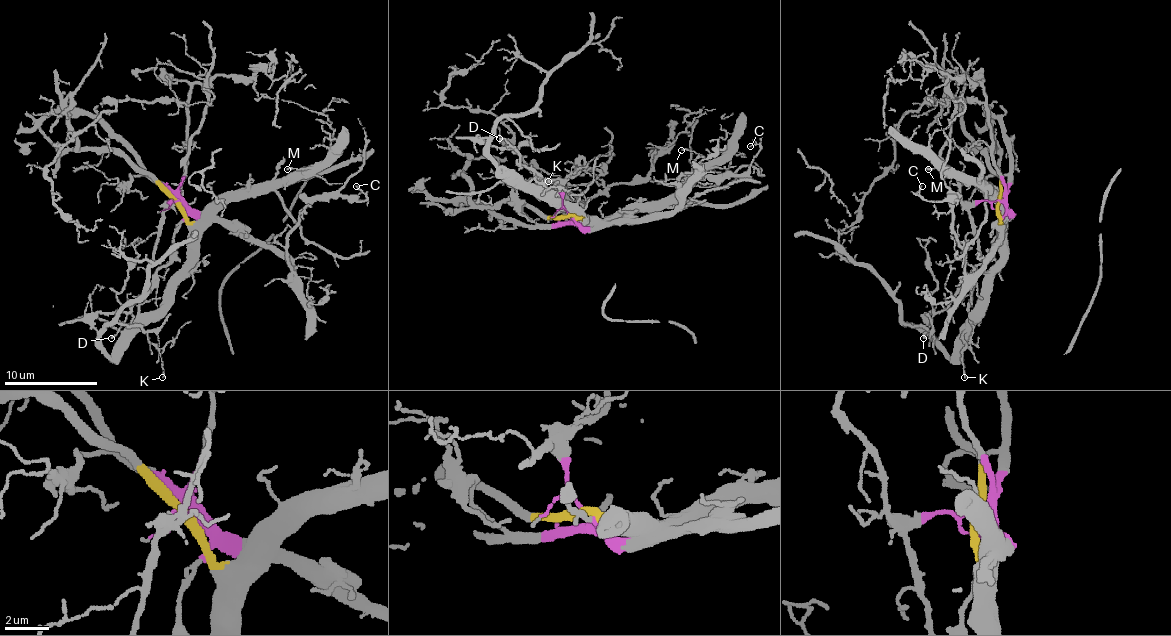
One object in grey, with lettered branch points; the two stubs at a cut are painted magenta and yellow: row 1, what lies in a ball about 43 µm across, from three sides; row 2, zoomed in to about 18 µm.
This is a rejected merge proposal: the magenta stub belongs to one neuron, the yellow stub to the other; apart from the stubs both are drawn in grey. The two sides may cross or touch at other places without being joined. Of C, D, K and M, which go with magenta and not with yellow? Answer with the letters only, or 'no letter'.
C, D

